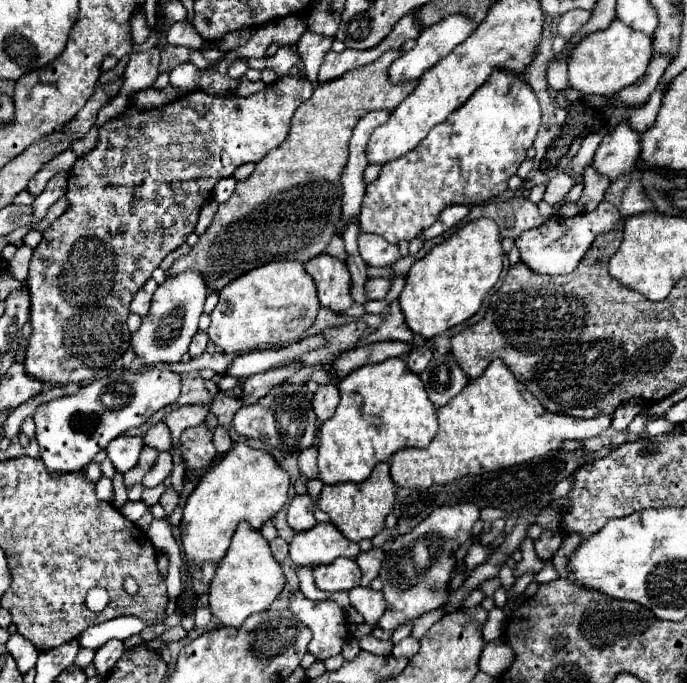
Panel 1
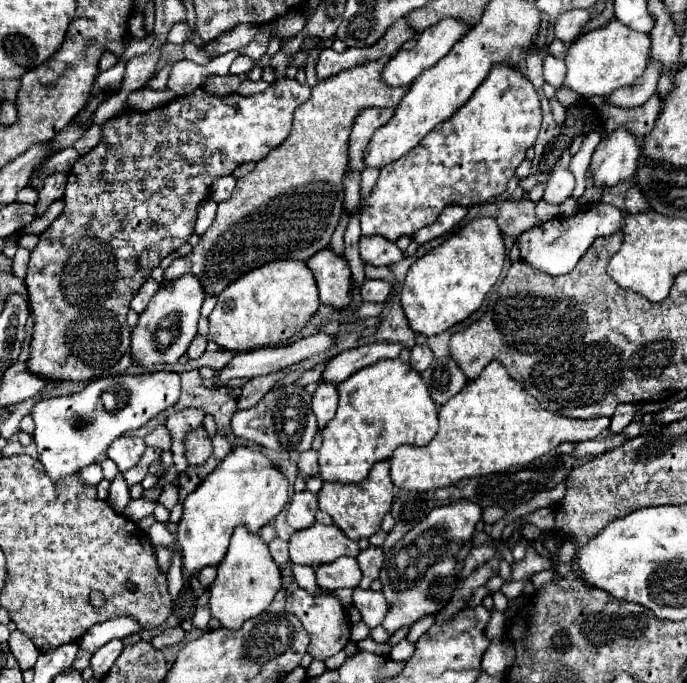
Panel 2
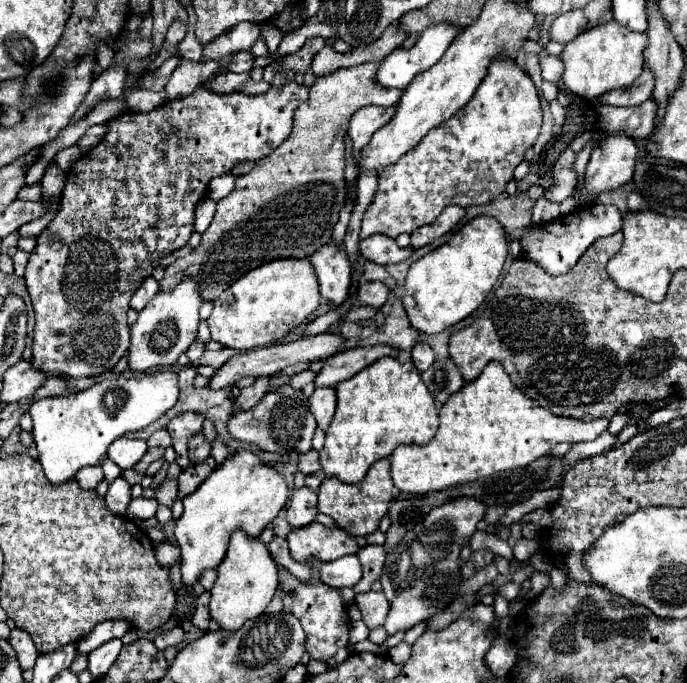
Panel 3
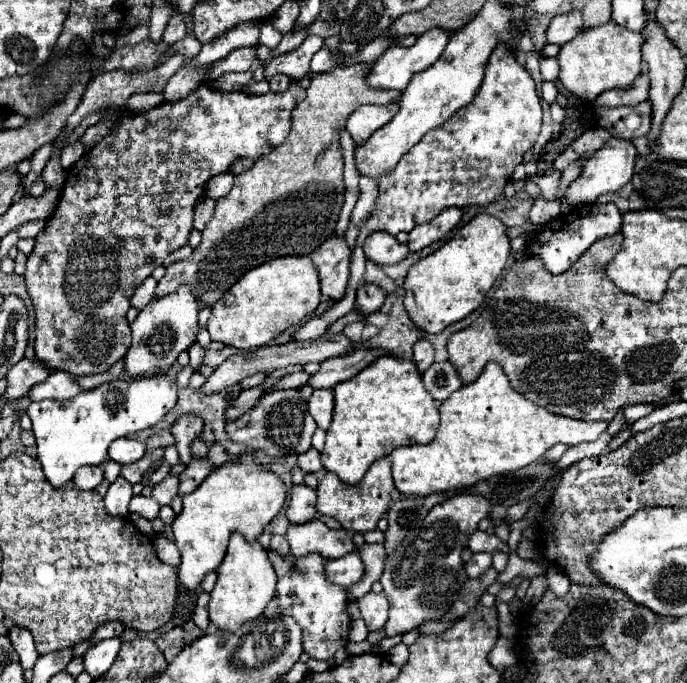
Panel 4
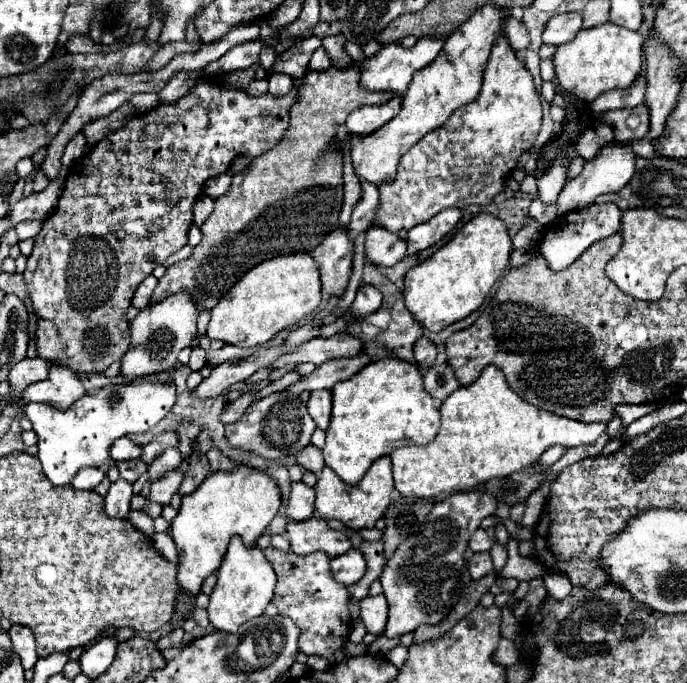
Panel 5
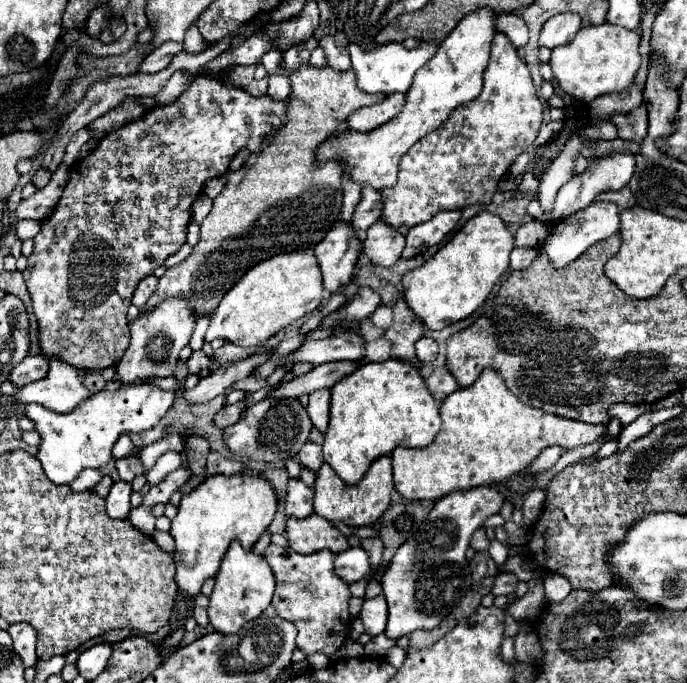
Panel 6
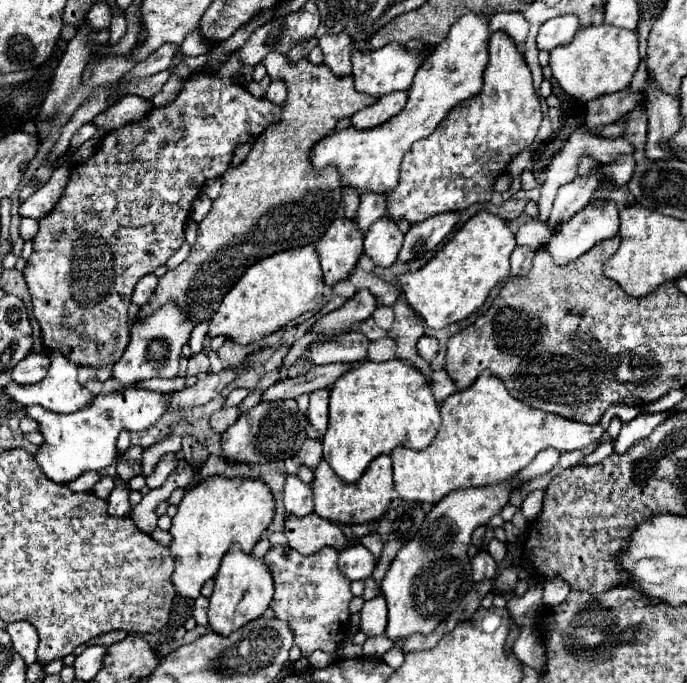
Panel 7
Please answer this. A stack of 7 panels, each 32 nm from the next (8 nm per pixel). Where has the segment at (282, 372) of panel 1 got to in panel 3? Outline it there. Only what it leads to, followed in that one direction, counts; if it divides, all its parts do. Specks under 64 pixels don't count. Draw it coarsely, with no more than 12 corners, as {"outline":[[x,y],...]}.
{"outline":[[270,376],[242,388],[232,416],[244,412],[268,392]]}

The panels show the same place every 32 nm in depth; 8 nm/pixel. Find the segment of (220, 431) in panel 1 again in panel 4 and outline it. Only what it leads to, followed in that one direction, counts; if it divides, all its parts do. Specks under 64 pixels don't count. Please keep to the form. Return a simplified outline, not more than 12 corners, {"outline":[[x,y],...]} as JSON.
{"outline":[[214,444],[208,452],[212,468],[226,466],[228,454],[220,444]]}

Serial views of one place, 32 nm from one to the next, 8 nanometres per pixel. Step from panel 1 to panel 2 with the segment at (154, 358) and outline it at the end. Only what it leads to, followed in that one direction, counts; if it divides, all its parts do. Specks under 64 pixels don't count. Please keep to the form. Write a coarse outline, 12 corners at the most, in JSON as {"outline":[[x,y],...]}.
{"outline":[[194,276],[160,286],[132,330],[132,362],[178,362],[198,334]]}

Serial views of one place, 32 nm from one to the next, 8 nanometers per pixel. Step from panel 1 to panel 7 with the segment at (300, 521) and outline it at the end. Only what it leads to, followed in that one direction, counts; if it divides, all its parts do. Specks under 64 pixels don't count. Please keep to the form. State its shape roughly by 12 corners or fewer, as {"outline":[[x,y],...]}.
{"outline":[[286,476],[284,506],[288,514],[314,510],[312,488],[298,476]]}

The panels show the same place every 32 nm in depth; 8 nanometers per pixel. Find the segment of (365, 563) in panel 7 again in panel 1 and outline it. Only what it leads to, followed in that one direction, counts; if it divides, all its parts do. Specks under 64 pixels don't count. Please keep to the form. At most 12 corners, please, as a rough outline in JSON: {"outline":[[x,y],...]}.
{"outline":[[352,558],[314,568],[324,592],[360,586],[360,568]]}

